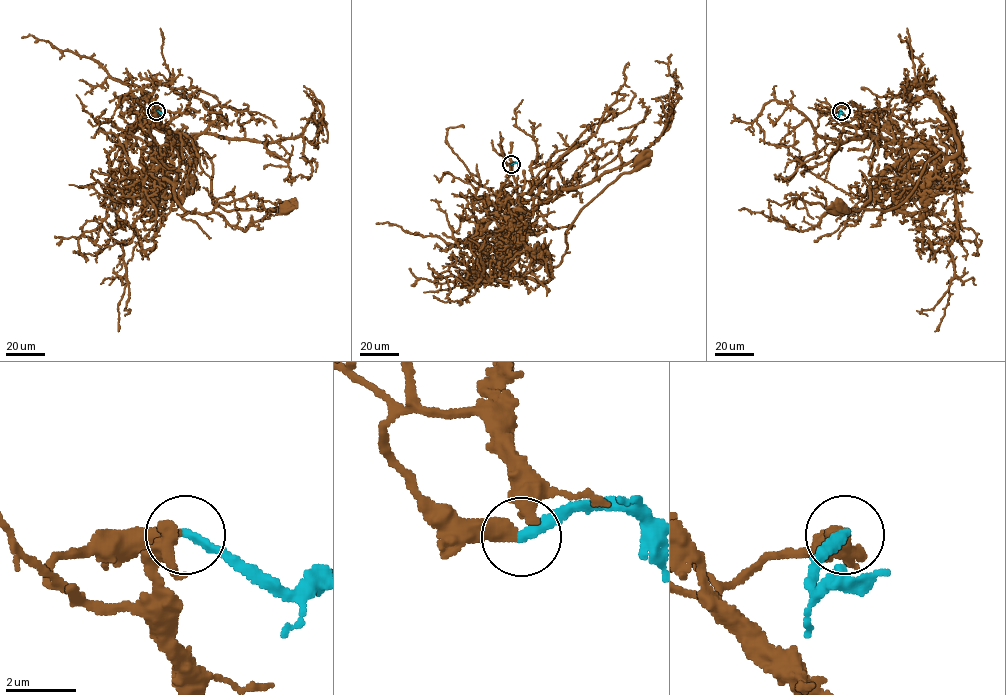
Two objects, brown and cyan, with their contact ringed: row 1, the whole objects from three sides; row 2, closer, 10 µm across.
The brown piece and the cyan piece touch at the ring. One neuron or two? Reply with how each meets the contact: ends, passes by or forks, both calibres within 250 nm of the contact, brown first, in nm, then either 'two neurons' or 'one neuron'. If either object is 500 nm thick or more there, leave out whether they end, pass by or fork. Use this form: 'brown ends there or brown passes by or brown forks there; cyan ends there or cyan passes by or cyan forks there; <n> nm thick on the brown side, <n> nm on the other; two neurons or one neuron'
brown ends there; cyan ends there; 420 nm thick on the brown side, 280 nm on the other; one neuron

